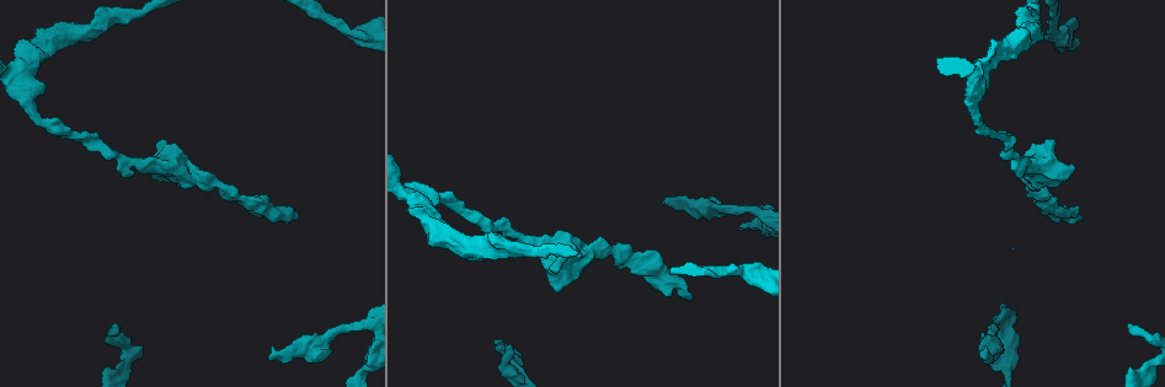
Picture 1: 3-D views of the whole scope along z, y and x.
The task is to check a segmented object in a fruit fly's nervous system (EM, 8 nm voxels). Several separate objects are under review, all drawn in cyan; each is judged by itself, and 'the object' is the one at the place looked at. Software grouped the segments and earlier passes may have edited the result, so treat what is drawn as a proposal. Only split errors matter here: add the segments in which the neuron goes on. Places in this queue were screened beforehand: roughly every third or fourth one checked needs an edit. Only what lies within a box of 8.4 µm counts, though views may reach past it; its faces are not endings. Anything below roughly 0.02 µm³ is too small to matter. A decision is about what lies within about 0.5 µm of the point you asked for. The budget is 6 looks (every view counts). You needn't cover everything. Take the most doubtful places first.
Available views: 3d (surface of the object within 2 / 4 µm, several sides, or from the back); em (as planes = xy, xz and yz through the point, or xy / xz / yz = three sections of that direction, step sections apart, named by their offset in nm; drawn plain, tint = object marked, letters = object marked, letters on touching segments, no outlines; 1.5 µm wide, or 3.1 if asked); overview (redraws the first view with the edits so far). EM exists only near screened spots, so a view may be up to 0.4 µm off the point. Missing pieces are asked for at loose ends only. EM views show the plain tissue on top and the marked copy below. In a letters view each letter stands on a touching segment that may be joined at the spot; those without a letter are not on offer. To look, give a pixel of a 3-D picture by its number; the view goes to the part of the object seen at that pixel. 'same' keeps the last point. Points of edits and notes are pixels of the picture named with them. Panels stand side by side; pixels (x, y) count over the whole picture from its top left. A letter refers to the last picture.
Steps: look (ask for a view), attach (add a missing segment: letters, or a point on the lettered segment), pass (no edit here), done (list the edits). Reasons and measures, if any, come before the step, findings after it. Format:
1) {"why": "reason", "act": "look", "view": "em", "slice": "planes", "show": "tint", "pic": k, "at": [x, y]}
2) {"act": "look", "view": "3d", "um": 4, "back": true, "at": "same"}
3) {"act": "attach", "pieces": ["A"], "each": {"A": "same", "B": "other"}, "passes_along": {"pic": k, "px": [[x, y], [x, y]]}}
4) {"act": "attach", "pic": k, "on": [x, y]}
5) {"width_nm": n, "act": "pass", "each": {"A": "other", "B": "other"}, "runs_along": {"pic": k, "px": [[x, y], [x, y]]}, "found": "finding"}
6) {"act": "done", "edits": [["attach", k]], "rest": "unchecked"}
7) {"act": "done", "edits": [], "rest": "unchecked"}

{"act": "look", "view": "3d", "um": 4, "pic": 1, "at": [296, 218]}

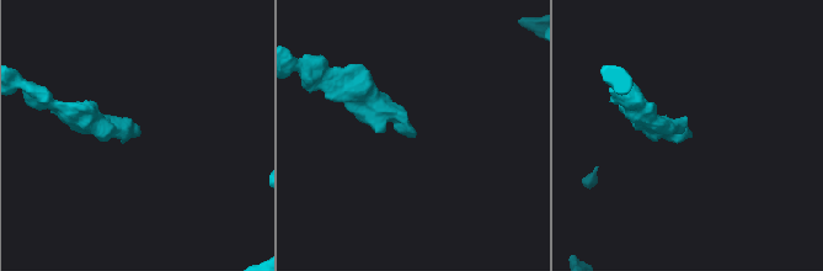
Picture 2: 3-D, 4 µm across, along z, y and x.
{"act": "look", "view": "em", "slice": "xz", "step": 4, "show": "tint", "pic": 2, "at": [136, 133]}

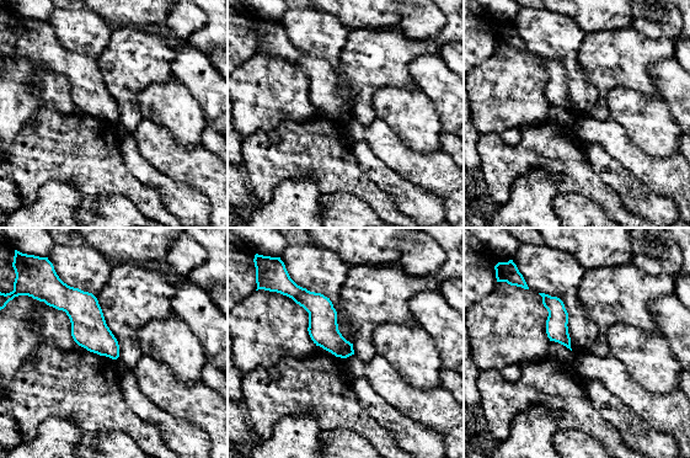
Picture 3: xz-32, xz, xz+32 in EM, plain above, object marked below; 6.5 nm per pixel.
{"why": "cut it another way", "act": "look", "view": "em", "slice": "planes", "show": "letters", "at": "same"}

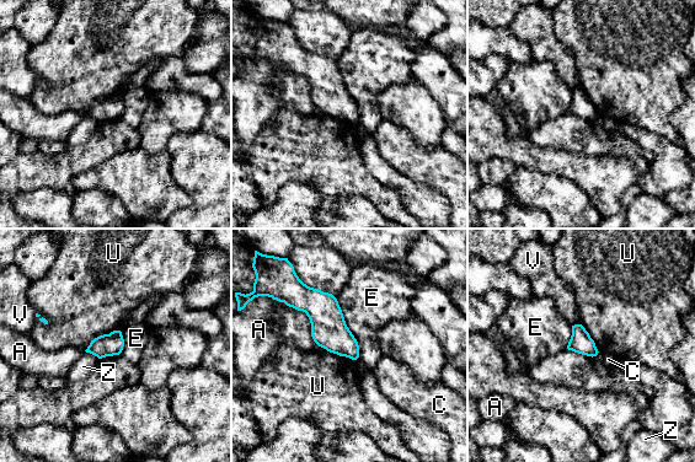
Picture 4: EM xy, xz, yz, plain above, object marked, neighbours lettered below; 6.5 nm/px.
{"act": "pass", "each": {"A": "other", "C": "other", "E": "other", "U": "other", "V": "other", "Z": "other"}, "border": {"pic": 4, "px": [[336, 299], [357, 342], [358, 358]]}, "found": "none of them fits"}

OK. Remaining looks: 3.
{"why": "an open end", "act": "look", "view": "em", "slice": "planes", "show": "letters", "pic": 1, "at": [511, 346]}

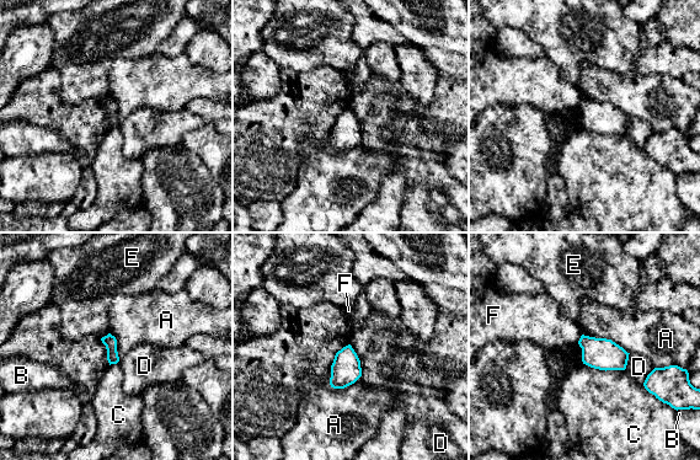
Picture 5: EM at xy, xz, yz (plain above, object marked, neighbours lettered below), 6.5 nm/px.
{"act": "pass", "each": {"A": "other", "B": "other", "C": "other", "D": "other", "E": "other", "F": "other"}, "border": {"pic": 5, "px": [[359, 376], [343, 388], [329, 384]]}, "found": "no lettered segment goes on from it"}

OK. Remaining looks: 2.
{"why": "end of a long branch", "act": "look", "view": "em", "slice": "planes", "show": "letters", "pic": 1, "at": [987, 347]}

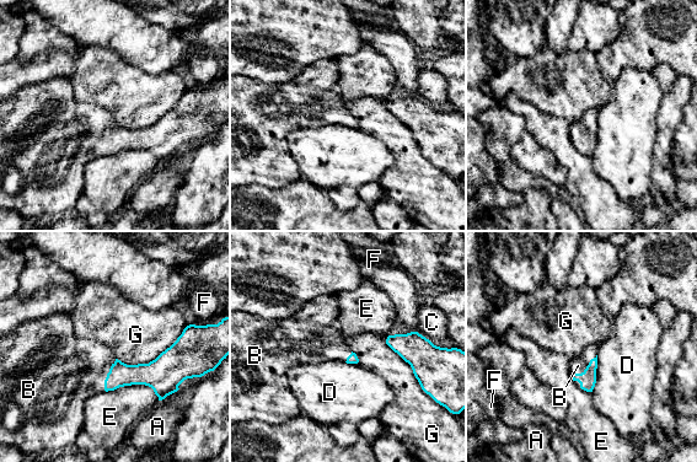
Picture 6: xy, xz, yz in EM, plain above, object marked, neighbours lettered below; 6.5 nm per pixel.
{"act": "attach", "pieces": ["B"], "each": {"A": "other", "B": "same", "C": "other", "D": "other", "E": "other", "F": "other", "G": "other"}, "passes_along": {"pic": 6, "px": [[119, 375], [107, 375], [70, 370]]}, "found": "the neuron continues"}

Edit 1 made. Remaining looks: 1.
{"act": "done", "edits": [["attach", 6]], "rest": "unchecked"}

